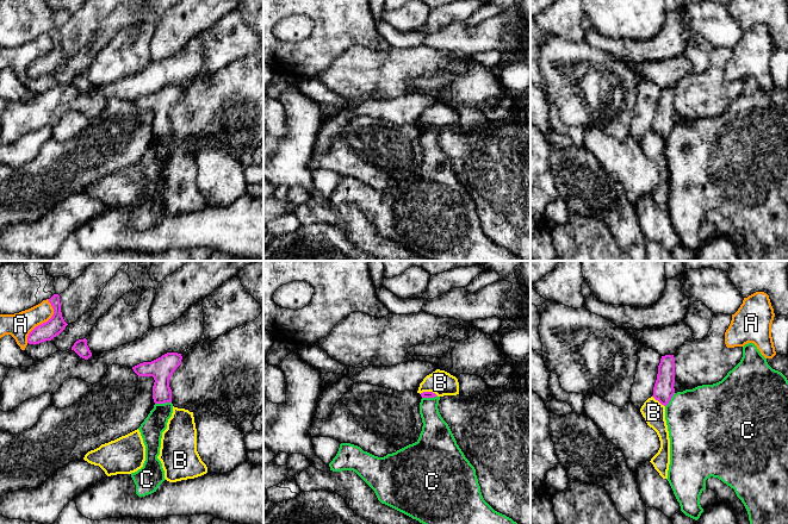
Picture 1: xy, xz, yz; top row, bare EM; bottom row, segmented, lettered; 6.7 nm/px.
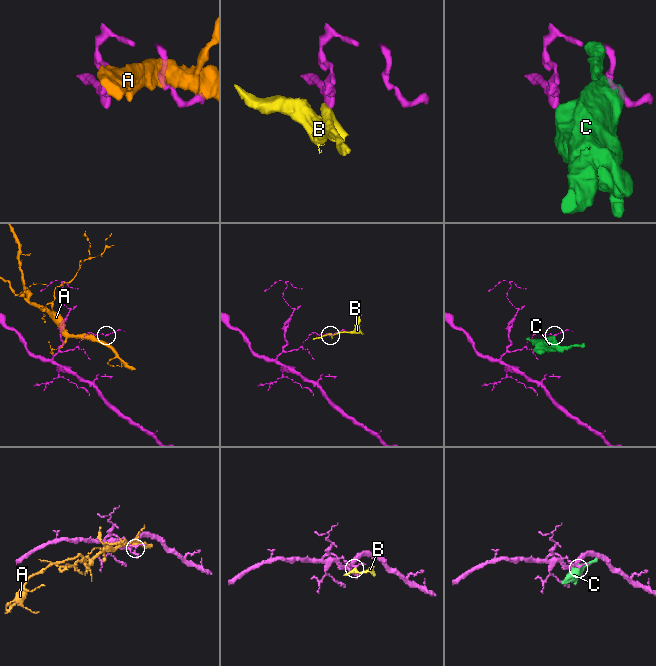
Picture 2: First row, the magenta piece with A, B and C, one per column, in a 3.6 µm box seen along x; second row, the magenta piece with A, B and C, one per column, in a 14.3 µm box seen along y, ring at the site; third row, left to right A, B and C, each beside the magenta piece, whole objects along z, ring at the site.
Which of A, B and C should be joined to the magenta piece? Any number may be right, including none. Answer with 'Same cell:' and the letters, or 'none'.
Same cell: none

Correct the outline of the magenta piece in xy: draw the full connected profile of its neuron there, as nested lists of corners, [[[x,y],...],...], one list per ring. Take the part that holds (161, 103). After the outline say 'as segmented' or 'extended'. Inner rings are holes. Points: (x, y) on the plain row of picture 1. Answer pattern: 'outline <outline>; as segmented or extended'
outline [[[167,86],[151,95],[143,95],[132,100],[138,110],[154,111],[153,132],[155,137],[172,136],[169,112],[174,104],[181,98],[181,93],[181,87]]]; as segmented

